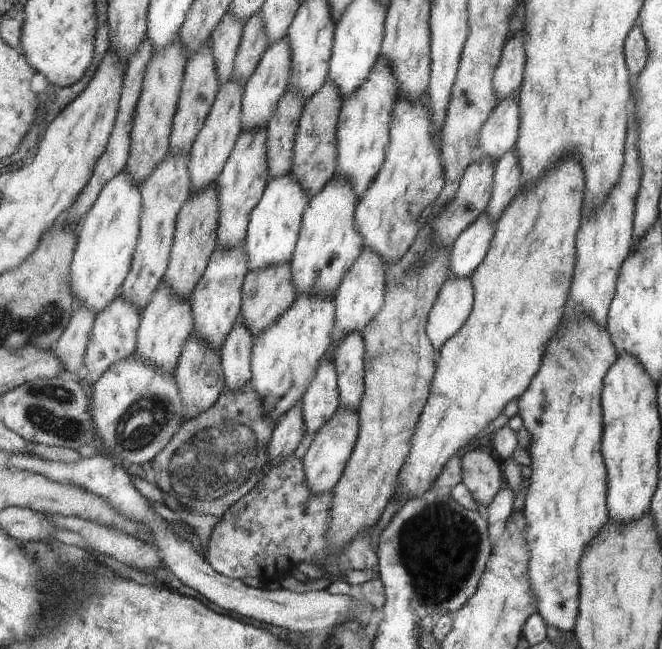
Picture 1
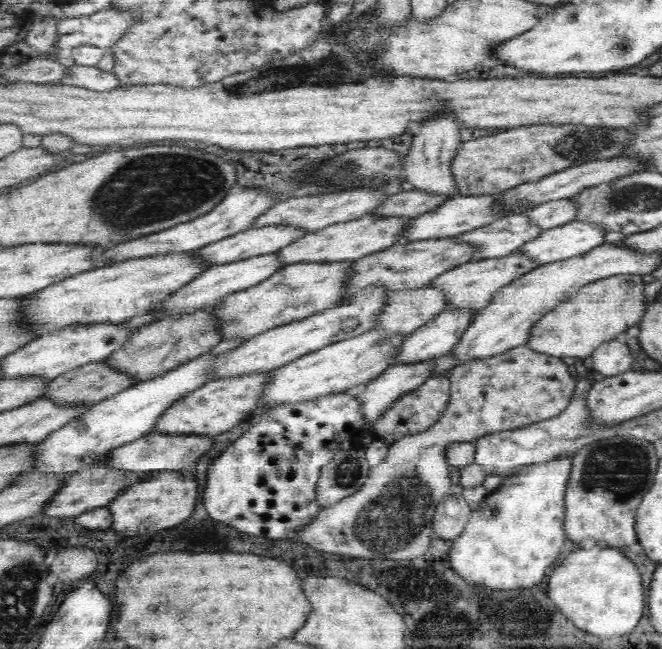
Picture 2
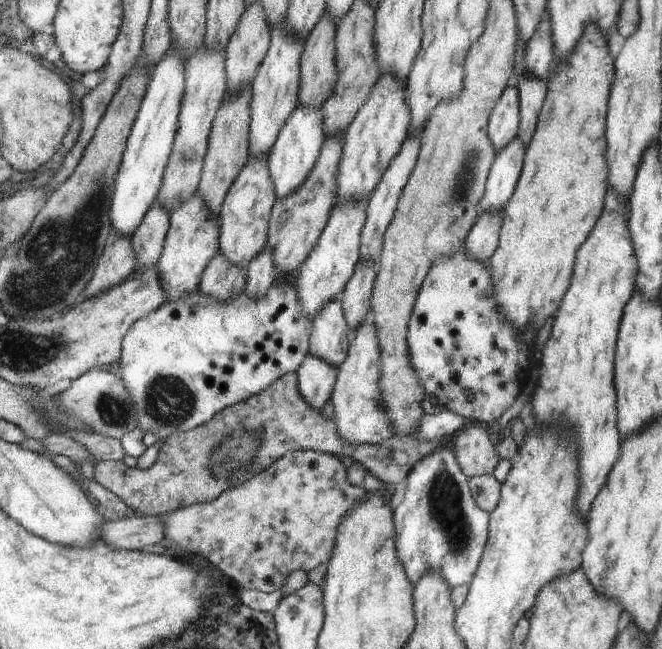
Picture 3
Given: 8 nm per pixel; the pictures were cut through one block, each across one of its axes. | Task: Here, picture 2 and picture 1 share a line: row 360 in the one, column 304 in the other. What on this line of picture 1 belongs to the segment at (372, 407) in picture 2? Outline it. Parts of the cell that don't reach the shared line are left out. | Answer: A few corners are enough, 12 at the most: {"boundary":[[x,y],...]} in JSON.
{"boundary":[[300,402],[280,417],[267,462],[292,456],[305,427]]}

